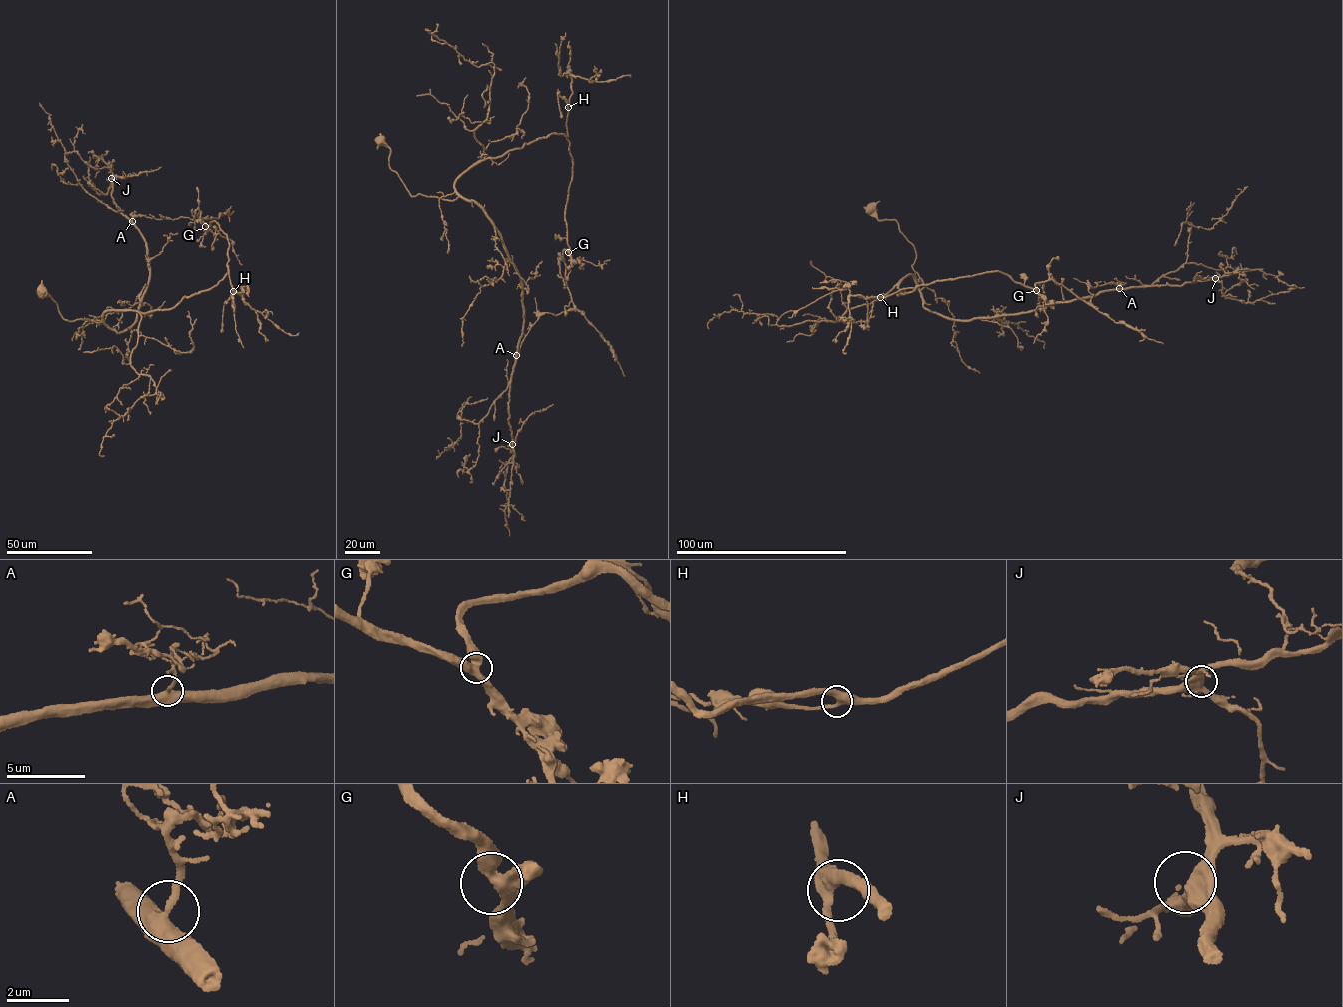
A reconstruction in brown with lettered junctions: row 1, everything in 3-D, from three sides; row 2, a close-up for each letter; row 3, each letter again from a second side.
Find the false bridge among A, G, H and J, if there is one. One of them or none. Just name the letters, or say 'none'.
none

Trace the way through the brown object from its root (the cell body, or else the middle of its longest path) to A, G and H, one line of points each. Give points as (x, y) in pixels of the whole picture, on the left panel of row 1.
A: (41, 290), (56, 303), (64, 319), (99, 320), (118, 332), (130, 326), (150, 272), (145, 244), (132, 221)
G: (41, 290), (69, 321), (173, 308), (227, 271), (225, 233), (215, 220), (205, 226)
H: (41, 290), (64, 319), (103, 323), (108, 310), (173, 308), (184, 297), (217, 285), (228, 269), (233, 291)

